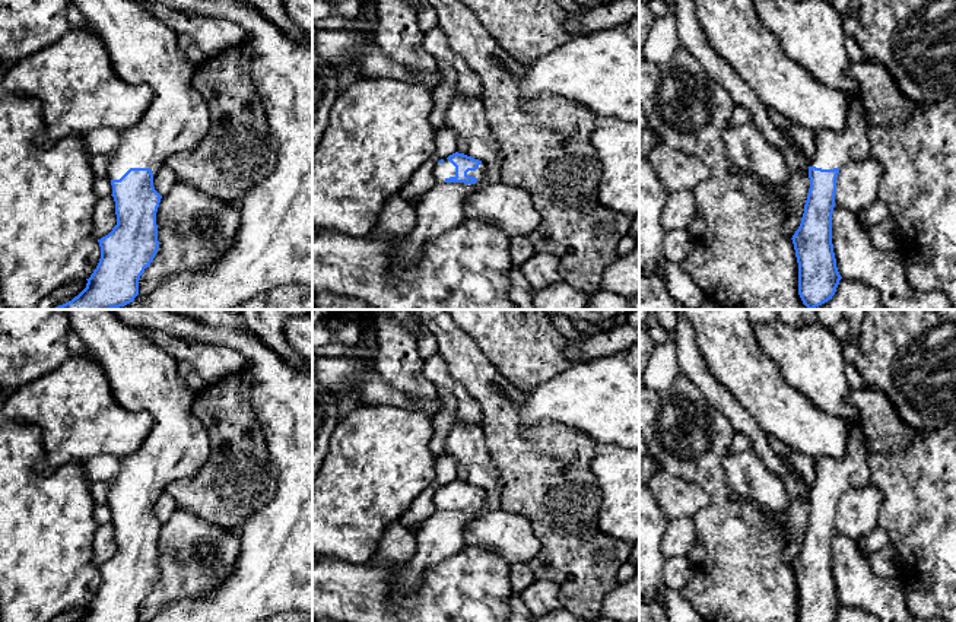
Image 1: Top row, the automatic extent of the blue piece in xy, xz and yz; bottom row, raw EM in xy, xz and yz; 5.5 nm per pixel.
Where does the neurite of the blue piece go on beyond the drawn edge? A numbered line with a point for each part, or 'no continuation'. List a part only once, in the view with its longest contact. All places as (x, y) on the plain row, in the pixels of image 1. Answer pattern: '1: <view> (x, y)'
1: xy (143, 377)

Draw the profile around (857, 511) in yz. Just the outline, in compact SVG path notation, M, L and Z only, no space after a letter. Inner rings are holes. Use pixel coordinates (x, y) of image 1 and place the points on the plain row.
M874 485L842 494L836 505L835 531L860 540L877 527L882 504L882 492Z

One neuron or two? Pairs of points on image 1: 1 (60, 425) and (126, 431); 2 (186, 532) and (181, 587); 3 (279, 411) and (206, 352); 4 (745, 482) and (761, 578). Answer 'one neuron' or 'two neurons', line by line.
1: one neuron
2: one neuron
3: two neurons
4: two neurons

